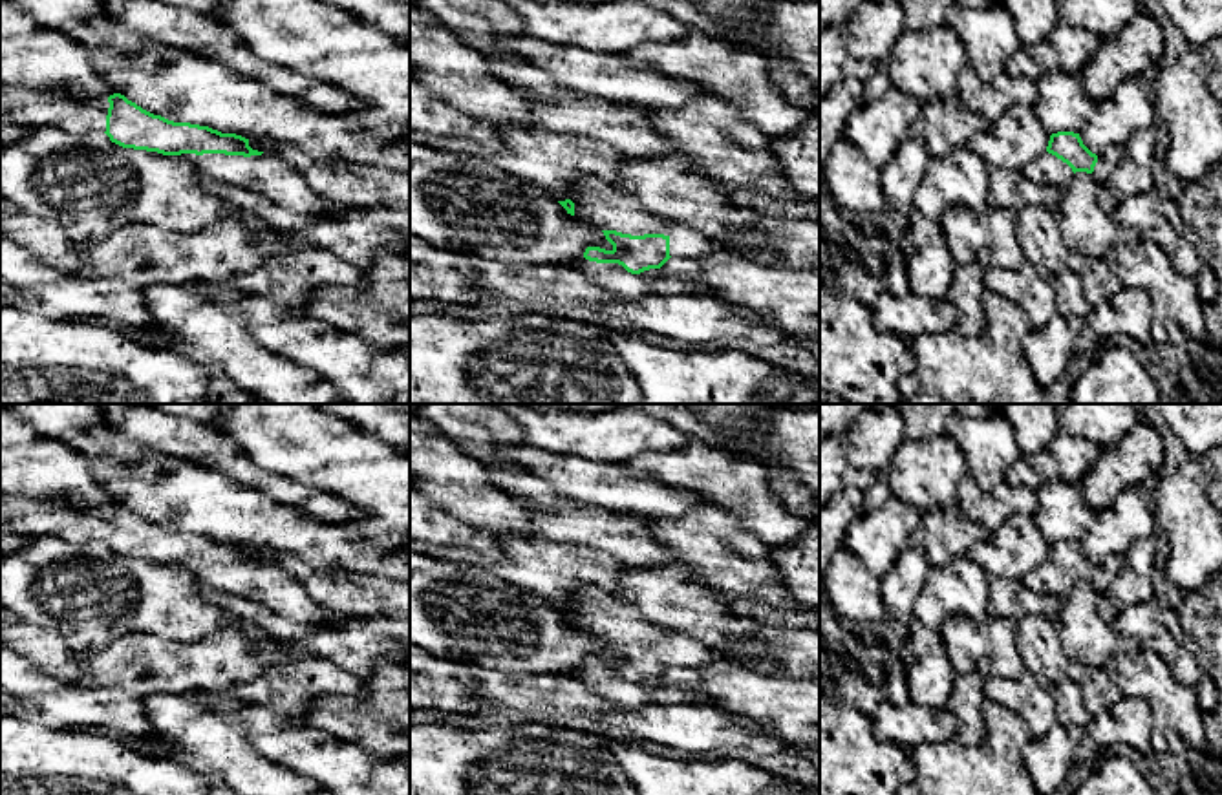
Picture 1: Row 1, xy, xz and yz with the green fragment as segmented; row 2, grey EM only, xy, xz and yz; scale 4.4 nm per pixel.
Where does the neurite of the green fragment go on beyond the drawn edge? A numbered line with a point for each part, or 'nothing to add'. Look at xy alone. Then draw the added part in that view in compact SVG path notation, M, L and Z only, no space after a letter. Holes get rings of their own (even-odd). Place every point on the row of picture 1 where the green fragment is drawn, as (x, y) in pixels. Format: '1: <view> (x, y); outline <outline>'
1: xy (30, 106); outline M2 84L0 95L9 97L11 119L16 126L55 126L71 135L106 132L108 97L73 97L68 91Z
2: xy (267, 174); outline M225 154L181 155L201 175L265 196L278 207L300 216L320 216L340 210L335 203L316 196L304 175L276 154L251 157Z

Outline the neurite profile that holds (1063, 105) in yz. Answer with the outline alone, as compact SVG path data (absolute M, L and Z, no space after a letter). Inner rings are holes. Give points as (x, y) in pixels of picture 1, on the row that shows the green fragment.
M1056 69L1045 71L1035 84L1039 99L1032 108L1048 135L1079 133L1088 124L1098 102L1081 88L1081 77Z

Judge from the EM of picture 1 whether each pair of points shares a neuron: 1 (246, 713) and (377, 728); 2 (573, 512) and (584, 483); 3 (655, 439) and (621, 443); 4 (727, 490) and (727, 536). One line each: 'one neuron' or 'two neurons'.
1: two neurons
2: two neurons
3: one neuron
4: two neurons

